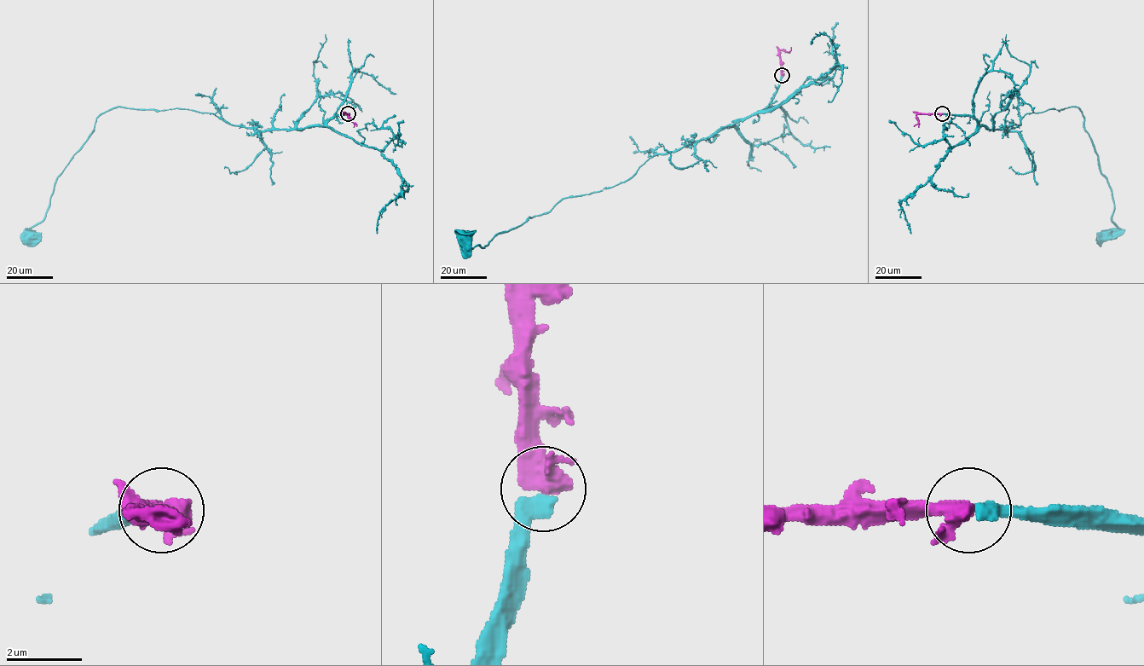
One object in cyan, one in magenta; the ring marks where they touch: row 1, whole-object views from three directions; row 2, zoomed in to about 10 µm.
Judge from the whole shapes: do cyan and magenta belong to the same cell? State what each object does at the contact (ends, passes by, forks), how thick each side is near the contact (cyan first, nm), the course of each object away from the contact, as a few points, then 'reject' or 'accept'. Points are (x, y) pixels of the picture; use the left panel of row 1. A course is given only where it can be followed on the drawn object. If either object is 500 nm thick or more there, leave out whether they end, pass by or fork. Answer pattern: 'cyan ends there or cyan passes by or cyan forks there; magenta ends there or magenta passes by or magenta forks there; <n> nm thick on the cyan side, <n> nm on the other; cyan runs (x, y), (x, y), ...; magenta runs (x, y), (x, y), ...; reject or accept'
cyan ends there; magenta passes by; 440 nm thick on the cyan side, 440 nm on the other; cyan runs (348, 113), (323, 125), (258, 130), (189, 109), (115, 107), (96, 118), (31, 234); magenta runs (348, 113), (345, 113), (356, 126); accept

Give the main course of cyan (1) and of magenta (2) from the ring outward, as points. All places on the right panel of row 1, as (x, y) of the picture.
1: (942, 113), (970, 115), (979, 125), (1007, 130), (1026, 113), (1077, 107), (1113, 198), (1118, 228), (1105, 234)
2: (942, 113), (918, 113), (918, 123), (913, 126)

